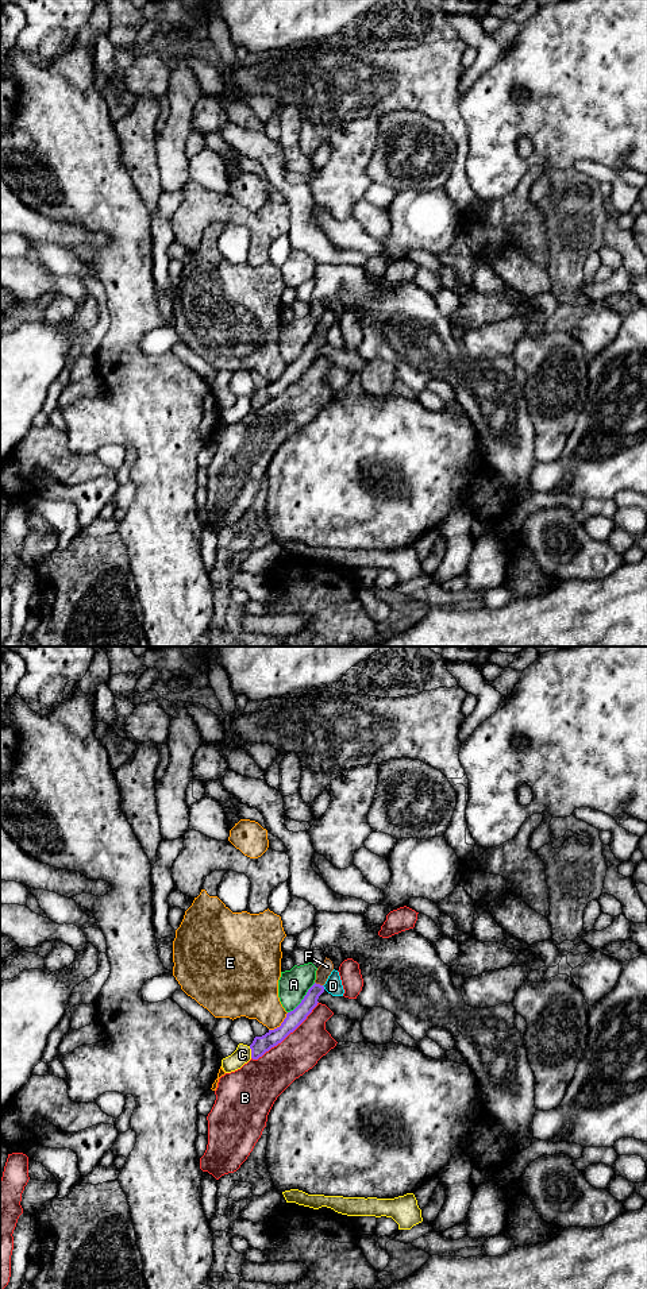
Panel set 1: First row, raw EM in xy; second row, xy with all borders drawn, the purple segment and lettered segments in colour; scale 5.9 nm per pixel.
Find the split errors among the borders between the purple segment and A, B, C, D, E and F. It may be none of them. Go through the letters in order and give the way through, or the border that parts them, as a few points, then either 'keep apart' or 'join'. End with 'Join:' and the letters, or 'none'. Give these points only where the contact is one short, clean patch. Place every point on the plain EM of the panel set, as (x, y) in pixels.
A: keep apart
B: keep apart
C: keep apart
D: keep apart
E: border xy (288, 365), (278, 378), (269, 382); keep apart
F: way xy (295, 370), (309, 354), (319, 336), (322, 325), (327, 319); join
Join: F

